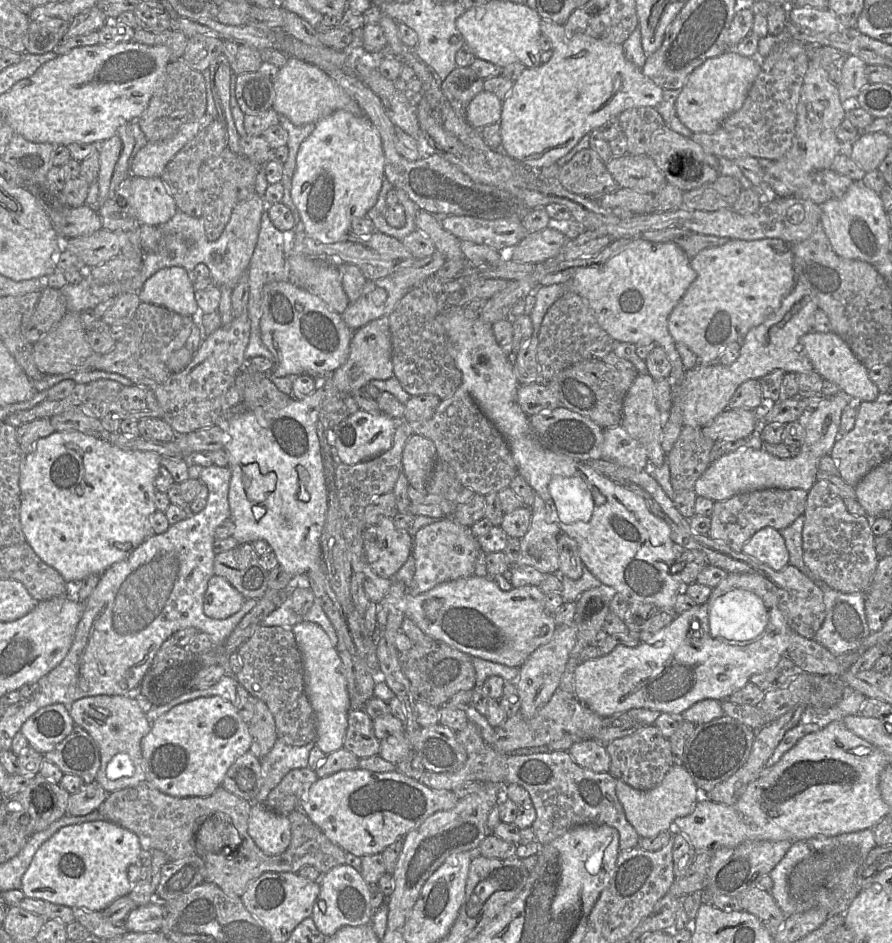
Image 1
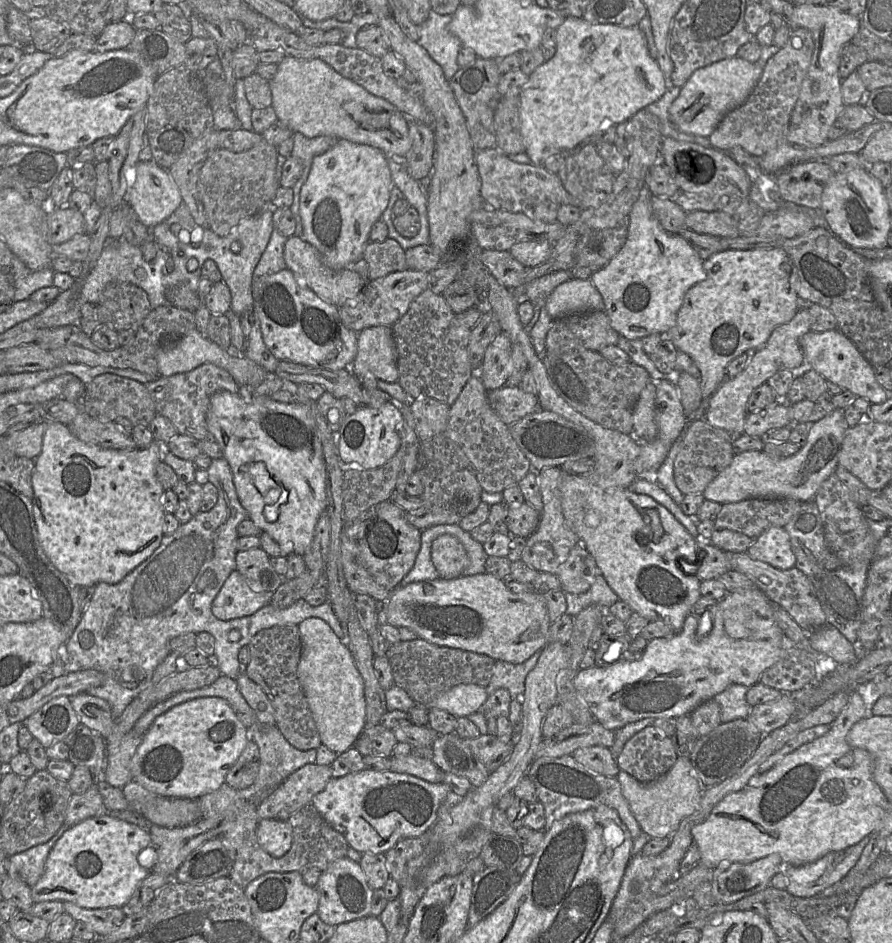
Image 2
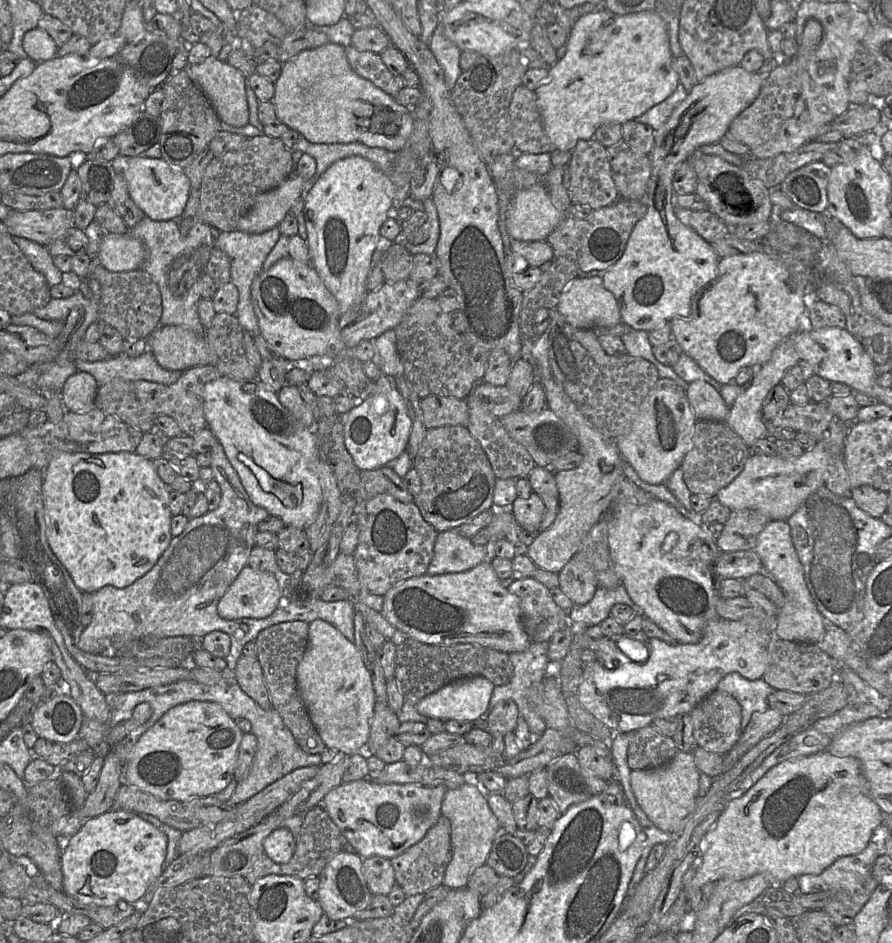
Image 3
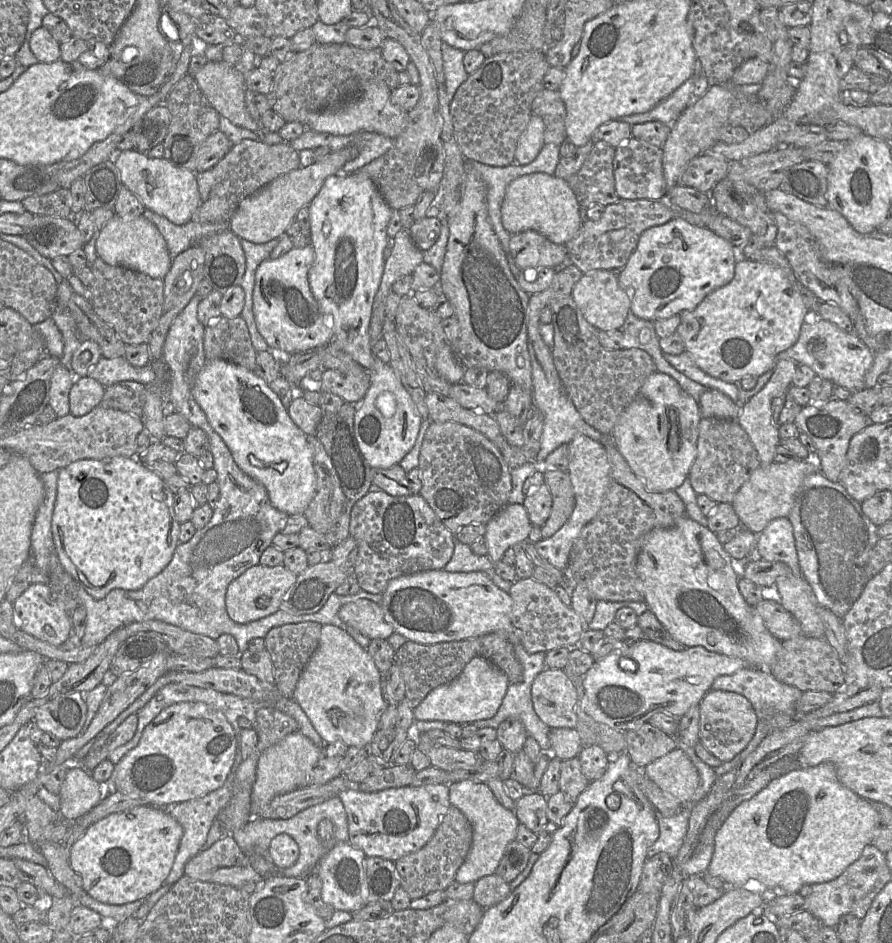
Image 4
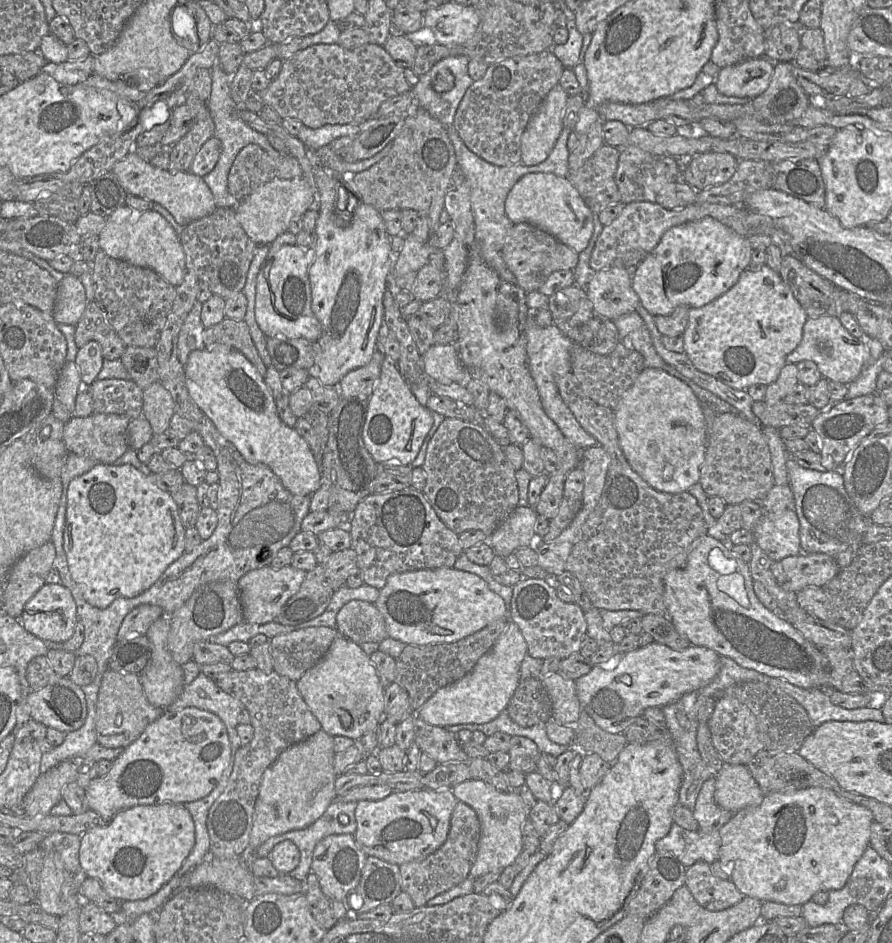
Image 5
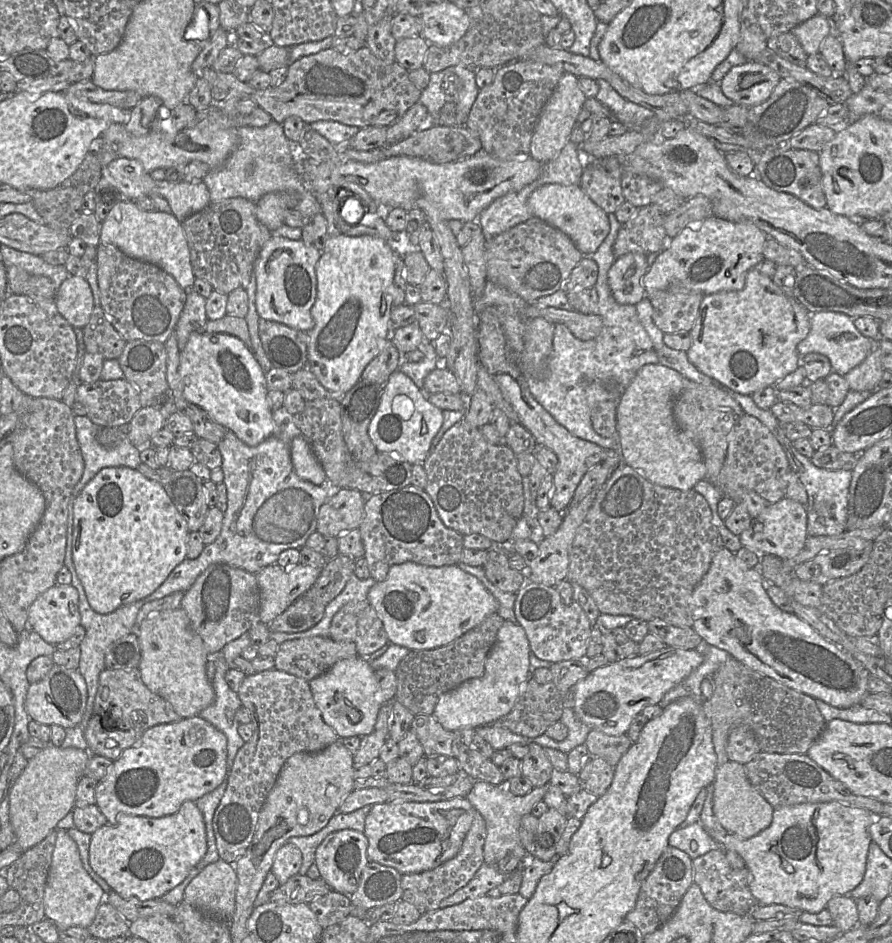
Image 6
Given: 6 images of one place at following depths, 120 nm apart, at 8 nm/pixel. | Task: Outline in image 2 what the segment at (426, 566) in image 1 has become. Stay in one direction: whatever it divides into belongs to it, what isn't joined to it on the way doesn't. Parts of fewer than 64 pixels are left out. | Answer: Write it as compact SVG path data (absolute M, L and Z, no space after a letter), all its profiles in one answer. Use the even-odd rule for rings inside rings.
M442 534L433 541L431 560L438 572L438 578L442 579L460 577L469 566L469 556L464 545L450 534Z

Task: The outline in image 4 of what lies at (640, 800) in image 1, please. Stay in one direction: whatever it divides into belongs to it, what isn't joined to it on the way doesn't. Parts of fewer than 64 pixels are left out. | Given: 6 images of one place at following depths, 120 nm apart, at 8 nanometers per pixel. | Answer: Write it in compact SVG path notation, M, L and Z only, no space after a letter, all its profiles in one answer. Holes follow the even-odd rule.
M674 749L642 770L660 789L675 796L683 805L691 805L700 777L682 749Z

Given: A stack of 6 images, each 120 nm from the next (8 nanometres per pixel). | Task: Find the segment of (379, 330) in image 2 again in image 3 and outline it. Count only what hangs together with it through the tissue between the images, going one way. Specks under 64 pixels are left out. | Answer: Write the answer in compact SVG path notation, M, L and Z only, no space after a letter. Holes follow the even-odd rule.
M388 330L374 339L375 355L372 362L383 375L391 379L403 376L404 368L401 362L394 330Z

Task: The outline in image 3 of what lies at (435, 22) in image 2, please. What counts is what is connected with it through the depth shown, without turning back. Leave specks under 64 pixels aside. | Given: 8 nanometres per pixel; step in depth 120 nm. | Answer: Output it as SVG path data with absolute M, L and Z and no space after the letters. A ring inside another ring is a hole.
M439 22L433 32L428 47L443 68L446 85L452 91L457 79L462 73L459 66L462 50L446 37L441 22Z

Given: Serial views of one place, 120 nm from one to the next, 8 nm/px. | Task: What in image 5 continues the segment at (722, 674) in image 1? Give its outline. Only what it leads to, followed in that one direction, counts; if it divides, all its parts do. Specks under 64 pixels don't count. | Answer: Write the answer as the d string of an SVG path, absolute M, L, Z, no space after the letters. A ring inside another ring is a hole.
M653 642L645 647L617 654L606 663L592 667L590 672L575 681L581 708L604 731L619 734L649 707L662 708L684 694L707 686L720 670L720 658L712 649L691 646L674 650Z

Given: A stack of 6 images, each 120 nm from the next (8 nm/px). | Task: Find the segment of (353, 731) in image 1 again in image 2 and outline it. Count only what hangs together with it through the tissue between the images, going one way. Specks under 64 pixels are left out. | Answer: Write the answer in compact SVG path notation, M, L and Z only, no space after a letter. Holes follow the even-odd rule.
M378 724L372 727L364 727L353 747L362 756L391 757L393 748L398 743L391 730Z

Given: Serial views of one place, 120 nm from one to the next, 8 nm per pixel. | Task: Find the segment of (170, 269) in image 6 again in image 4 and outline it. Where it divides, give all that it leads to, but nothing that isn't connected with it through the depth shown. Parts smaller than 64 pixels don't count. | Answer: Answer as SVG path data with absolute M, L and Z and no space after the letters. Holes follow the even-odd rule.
M116 215L99 231L96 252L105 263L122 266L152 278L164 279L171 268L172 259L167 244L158 228L144 216L122 217Z

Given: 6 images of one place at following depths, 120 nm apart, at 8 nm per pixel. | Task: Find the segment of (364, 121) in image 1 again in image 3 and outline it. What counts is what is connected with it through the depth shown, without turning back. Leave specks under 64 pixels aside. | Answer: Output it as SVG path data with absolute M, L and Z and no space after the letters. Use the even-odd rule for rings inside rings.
M361 156L332 163L321 174L304 200L304 220L311 264L335 297L340 316L359 306L367 296L367 276L380 228L392 215L395 187L385 172Z

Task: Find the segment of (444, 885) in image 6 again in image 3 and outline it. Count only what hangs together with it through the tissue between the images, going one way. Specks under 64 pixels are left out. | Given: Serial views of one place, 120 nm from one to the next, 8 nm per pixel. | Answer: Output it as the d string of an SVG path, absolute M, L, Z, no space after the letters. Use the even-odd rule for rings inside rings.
M441 816L419 842L390 860L395 871L396 883L407 896L424 894L443 885L445 871L452 858L450 832L450 820Z

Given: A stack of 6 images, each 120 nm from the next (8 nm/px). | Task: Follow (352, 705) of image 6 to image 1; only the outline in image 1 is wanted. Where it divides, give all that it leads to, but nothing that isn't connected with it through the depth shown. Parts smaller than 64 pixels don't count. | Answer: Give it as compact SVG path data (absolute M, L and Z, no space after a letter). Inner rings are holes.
M301 622L293 628L303 665L305 692L316 718L315 745L326 755L343 748L348 726L350 699L347 681L337 649L321 626L314 622Z

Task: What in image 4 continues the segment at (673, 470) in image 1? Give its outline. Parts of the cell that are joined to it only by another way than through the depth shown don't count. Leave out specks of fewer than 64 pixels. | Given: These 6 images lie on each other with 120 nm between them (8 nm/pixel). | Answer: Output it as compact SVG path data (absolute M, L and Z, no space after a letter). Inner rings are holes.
M711 417L701 418L697 456L688 475L691 485L698 495L707 495L716 503L732 503L737 491L760 465L755 447L737 421Z

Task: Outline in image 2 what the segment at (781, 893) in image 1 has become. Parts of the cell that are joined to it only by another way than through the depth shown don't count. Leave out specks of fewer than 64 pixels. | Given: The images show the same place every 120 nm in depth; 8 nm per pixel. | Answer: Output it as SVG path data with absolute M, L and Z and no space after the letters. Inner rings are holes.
M869 836L844 850L829 852L815 862L804 865L785 865L783 872L789 879L785 889L789 894L814 897L843 879L859 860Z

